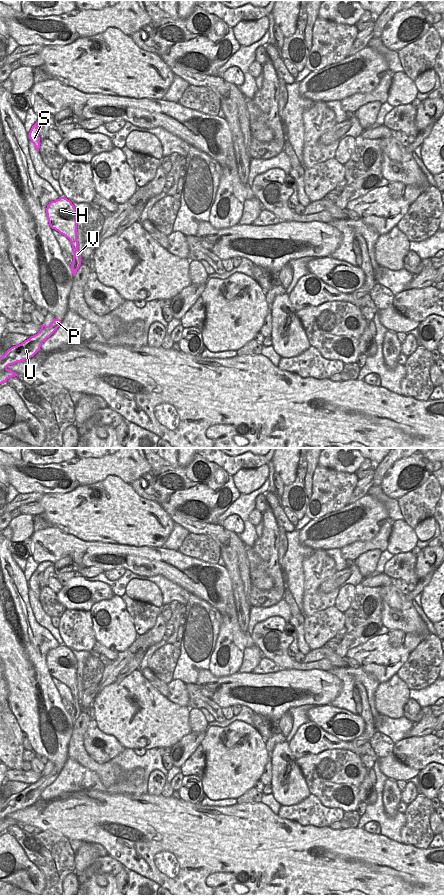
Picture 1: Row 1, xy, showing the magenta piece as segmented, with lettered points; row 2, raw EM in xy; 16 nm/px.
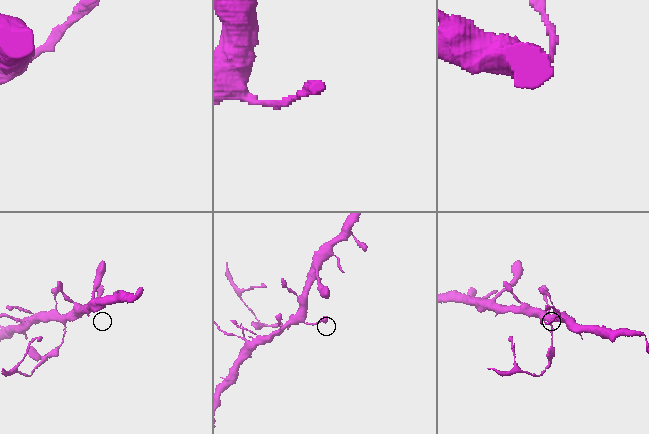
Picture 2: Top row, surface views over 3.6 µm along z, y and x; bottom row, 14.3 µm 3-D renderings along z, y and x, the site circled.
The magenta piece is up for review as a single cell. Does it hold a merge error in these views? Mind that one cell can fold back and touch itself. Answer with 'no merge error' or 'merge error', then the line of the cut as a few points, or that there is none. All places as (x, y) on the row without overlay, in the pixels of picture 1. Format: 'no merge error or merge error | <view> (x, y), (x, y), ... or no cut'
merge error | xy (77, 694), (72, 696)

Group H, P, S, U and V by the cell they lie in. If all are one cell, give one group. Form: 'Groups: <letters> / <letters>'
Groups: H S / P U V

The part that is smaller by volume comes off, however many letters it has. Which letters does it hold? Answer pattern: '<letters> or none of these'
P, U, V

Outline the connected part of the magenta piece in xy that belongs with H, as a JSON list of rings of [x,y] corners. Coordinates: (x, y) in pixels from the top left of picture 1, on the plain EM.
[[[65,645],[51,649],[46,662],[50,675],[68,686],[72,696],[77,696],[77,659],[72,650]]]

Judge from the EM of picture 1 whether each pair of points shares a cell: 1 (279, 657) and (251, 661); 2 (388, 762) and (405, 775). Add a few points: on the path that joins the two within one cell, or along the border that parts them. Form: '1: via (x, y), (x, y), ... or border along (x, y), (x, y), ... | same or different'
1: border along (254, 644), (262, 656) | different
2: via (392, 766), (401, 772) | same

